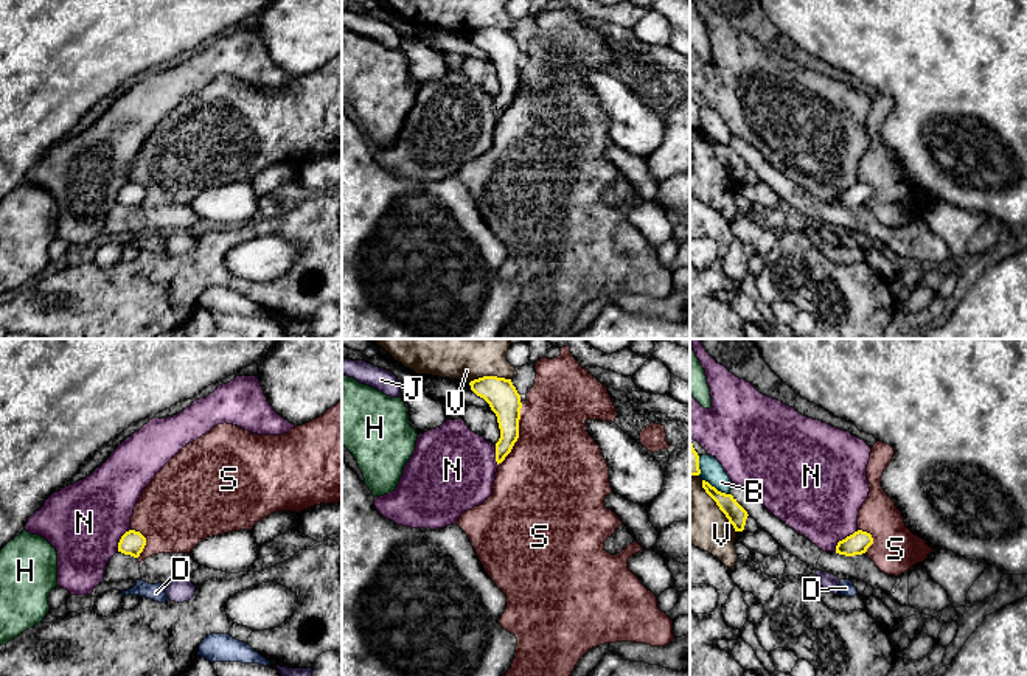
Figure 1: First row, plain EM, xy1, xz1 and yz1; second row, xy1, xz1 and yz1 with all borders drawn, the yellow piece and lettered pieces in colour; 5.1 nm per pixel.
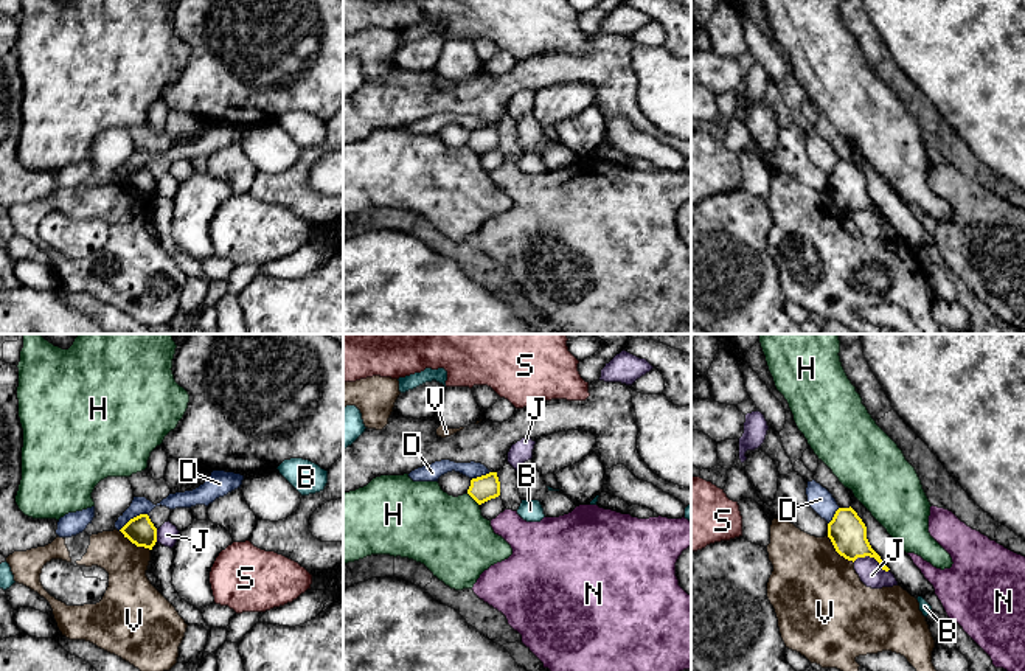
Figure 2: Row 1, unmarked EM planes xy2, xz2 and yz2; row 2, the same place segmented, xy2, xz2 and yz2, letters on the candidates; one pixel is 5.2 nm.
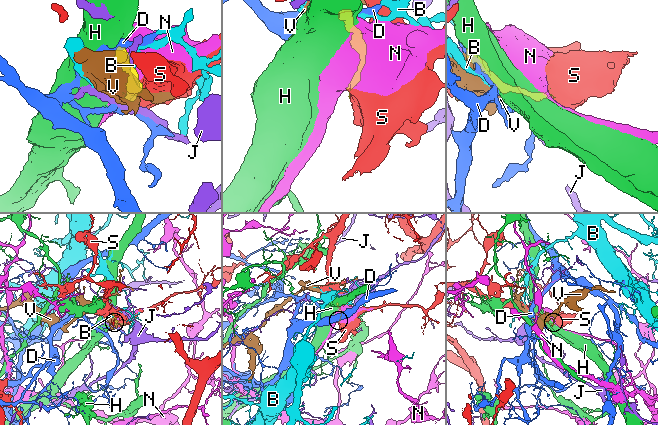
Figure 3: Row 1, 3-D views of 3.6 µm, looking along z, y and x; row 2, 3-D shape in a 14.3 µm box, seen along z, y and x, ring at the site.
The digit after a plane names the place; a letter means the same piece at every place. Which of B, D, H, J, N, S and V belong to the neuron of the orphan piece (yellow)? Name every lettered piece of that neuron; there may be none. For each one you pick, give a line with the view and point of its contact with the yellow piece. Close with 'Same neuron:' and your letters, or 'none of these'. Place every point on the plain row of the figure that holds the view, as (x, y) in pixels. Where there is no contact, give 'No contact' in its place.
Same neuron: none of these

